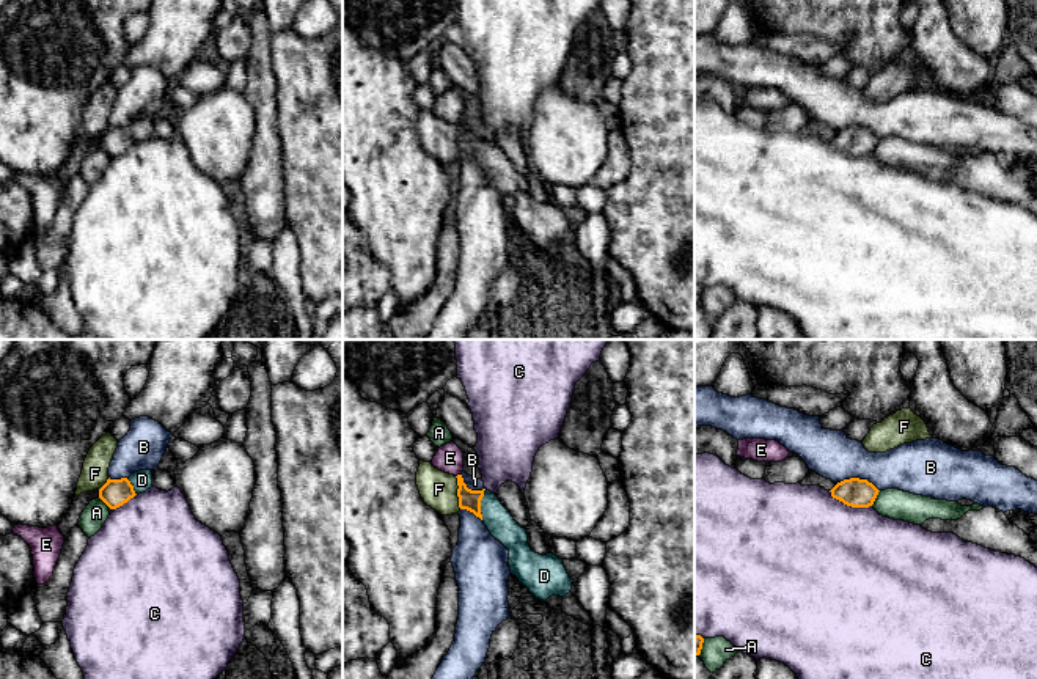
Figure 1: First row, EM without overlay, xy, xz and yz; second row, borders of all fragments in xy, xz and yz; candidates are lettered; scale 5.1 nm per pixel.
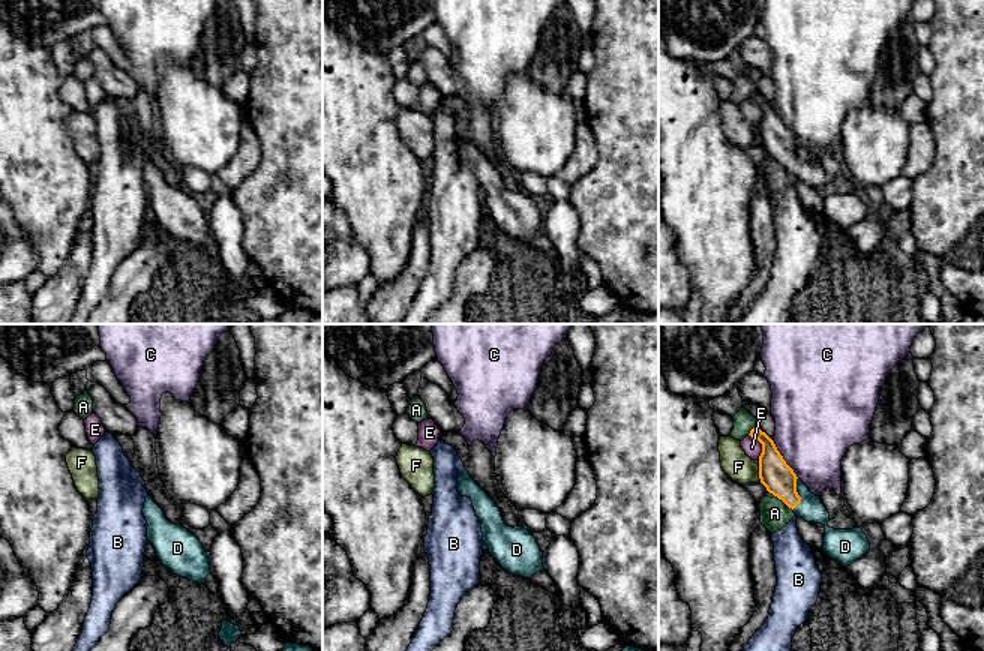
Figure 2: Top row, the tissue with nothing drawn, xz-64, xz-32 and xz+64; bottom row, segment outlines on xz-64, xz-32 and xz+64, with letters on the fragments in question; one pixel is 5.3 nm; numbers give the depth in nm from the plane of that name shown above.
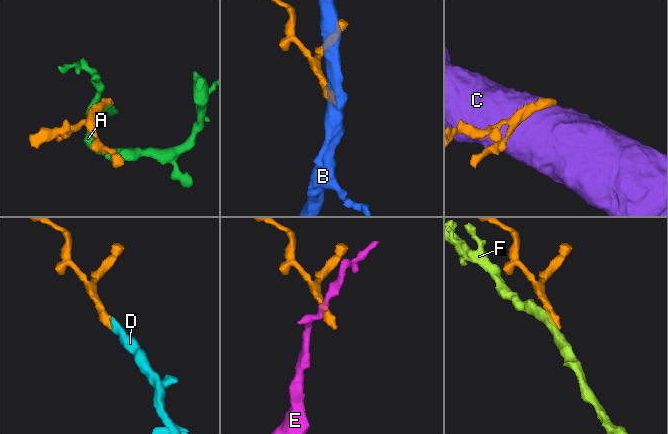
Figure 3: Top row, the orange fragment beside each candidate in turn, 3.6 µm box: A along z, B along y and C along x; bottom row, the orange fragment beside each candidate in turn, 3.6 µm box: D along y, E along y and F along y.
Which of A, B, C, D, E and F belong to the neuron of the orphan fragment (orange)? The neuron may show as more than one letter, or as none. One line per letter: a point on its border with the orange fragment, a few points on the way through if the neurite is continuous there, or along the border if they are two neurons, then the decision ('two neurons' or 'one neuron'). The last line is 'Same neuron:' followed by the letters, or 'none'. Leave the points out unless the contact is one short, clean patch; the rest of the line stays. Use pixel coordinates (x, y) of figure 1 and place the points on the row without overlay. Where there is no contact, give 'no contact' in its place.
A: yz (875, 145) | two neurons
B: yz (858, 126) | along yz (836, 131), (846, 126), (866, 126), (879, 139) | two neurons
C: yz (849, 153) | two neurons
D: xz (480, 153) | across xz (470, 148), (480, 153), (498, 168) | one neuron
E: xz (458, 123) | along xz (459, 121), (456, 124) | two neurons
F: xz (458, 140) | along xz (454, 124), (461, 156) | two neurons
Same neuron: D

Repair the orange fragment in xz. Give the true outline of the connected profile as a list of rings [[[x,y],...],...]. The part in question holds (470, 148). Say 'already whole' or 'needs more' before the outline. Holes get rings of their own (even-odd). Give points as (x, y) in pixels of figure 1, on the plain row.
needs more; [[[457,123],[459,156],[479,165],[490,182],[509,198],[511,222],[539,247],[551,244],[564,245],[572,237],[562,207],[553,201],[539,203],[528,192],[528,181],[511,160],[501,152],[498,145],[487,137],[471,138]]]

